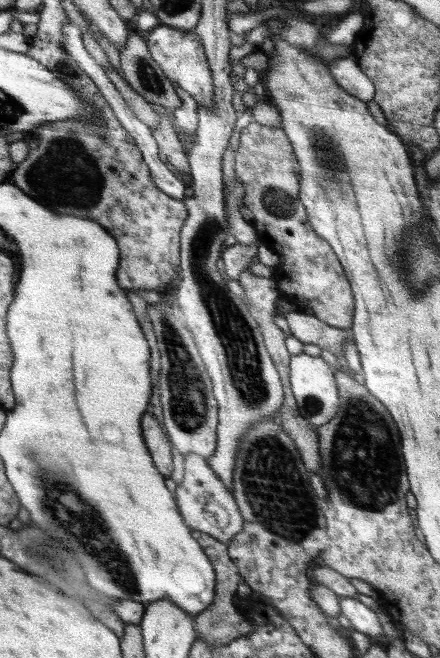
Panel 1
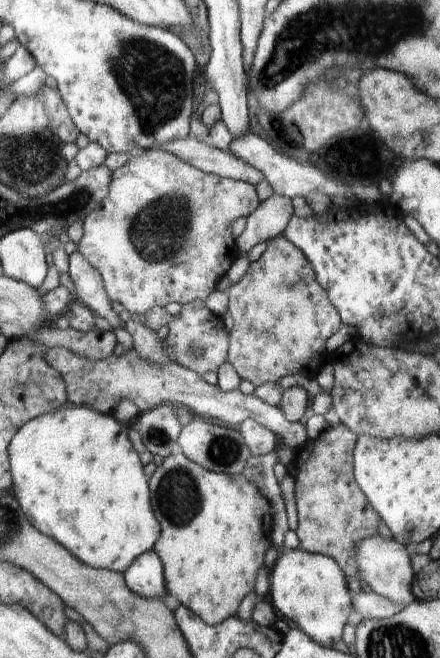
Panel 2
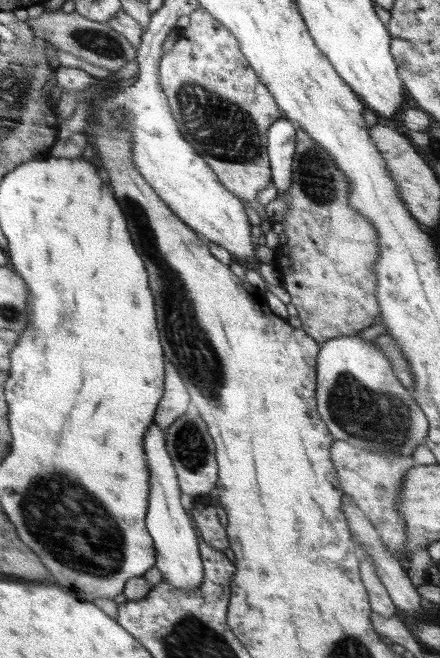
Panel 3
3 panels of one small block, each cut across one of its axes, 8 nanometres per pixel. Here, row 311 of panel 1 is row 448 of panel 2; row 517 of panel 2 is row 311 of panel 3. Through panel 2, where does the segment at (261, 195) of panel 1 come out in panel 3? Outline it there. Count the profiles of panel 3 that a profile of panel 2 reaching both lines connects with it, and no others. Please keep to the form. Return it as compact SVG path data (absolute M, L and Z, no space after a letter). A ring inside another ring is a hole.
M302 128L297 129L295 153L292 163L290 187L278 192L278 200L284 200L286 211L282 217L283 243L274 257L274 270L291 296L291 302L298 311L302 329L320 344L342 336L356 336L364 331L380 312L379 298L376 296L376 272L374 263L380 255L379 233L370 220L352 208L349 195L351 189L346 174L340 172L336 160L316 143Z

